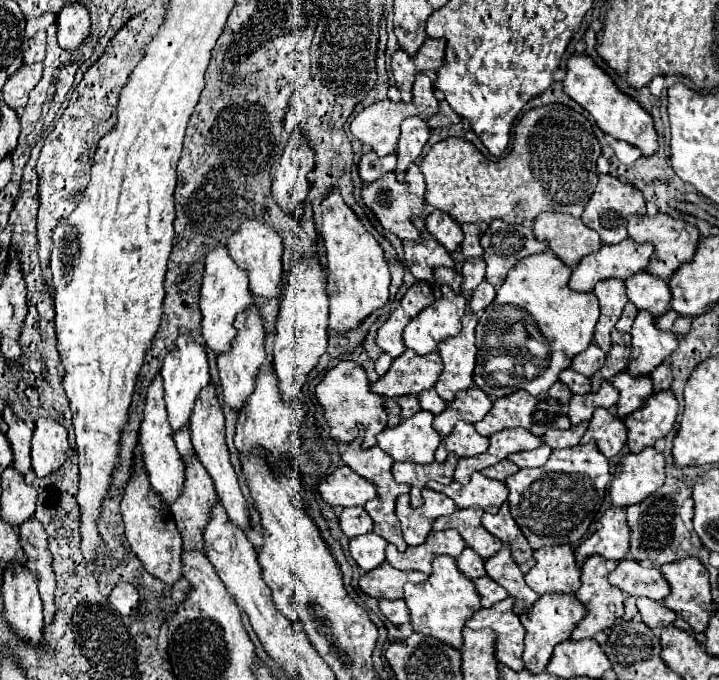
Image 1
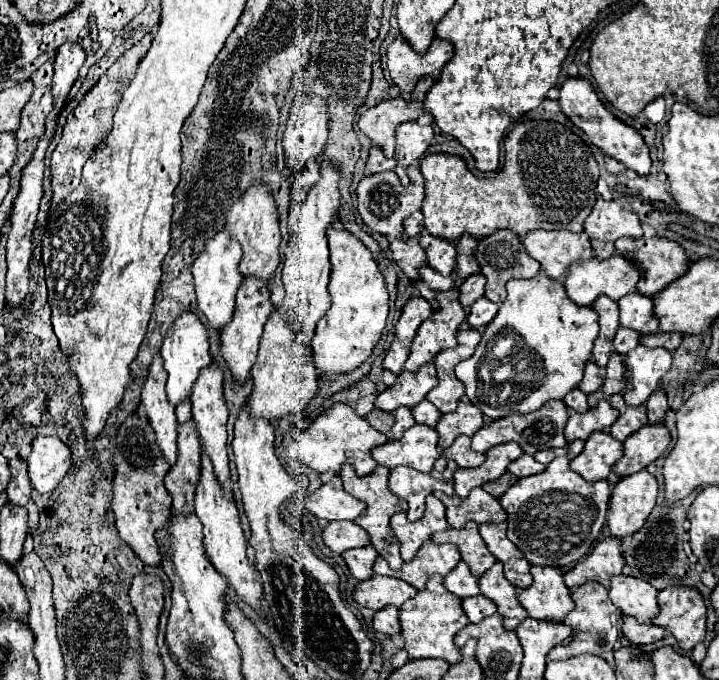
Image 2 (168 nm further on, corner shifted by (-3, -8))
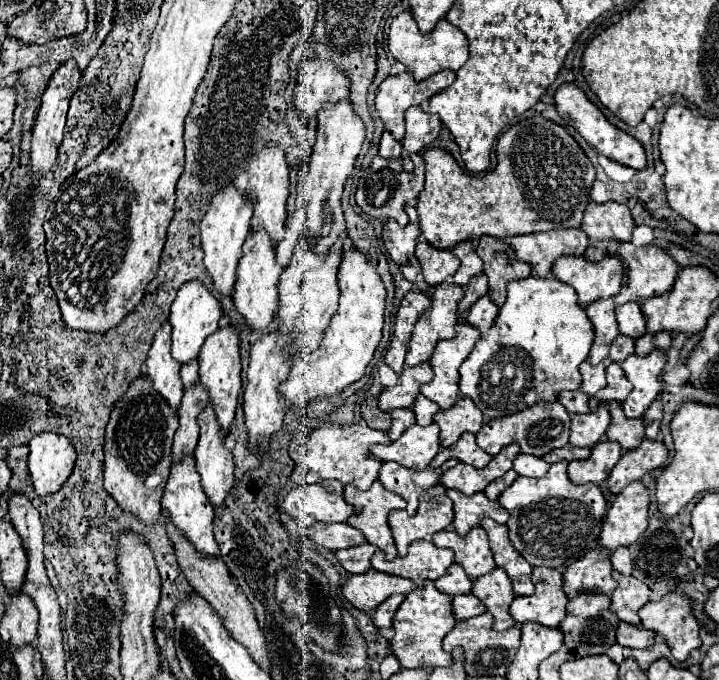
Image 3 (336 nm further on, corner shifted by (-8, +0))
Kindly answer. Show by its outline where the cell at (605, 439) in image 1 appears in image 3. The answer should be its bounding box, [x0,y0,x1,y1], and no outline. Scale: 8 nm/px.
[568,440,622,484]

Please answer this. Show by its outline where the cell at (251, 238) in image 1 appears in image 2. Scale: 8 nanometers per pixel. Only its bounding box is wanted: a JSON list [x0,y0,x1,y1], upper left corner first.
[227,184,281,282]

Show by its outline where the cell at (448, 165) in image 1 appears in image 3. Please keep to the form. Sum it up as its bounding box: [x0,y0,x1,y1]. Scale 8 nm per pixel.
[418,116,596,248]

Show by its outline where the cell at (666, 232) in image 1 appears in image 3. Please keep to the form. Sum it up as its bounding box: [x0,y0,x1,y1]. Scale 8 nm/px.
[608,240,680,304]

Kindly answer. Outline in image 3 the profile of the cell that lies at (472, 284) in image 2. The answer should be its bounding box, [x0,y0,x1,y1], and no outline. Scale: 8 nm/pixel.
[458,272,488,314]

